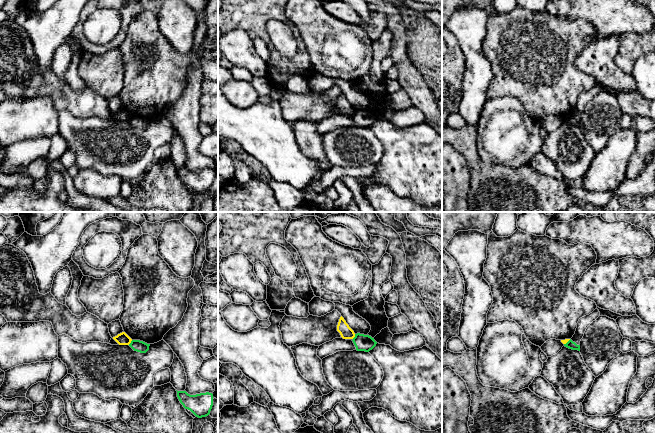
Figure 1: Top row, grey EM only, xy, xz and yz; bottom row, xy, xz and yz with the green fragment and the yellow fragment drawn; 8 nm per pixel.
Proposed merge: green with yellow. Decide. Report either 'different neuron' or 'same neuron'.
different neuron

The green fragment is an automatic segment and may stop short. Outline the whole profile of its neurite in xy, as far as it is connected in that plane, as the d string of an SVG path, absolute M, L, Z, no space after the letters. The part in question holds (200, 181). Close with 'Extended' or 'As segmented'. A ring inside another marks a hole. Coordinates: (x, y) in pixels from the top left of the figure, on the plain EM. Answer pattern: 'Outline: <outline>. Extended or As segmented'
Outline: M177 167L177 173L183 183L190 186L196 193L202 194L210 190L213 182L212 169L190 171L186 167Z. As segmented

